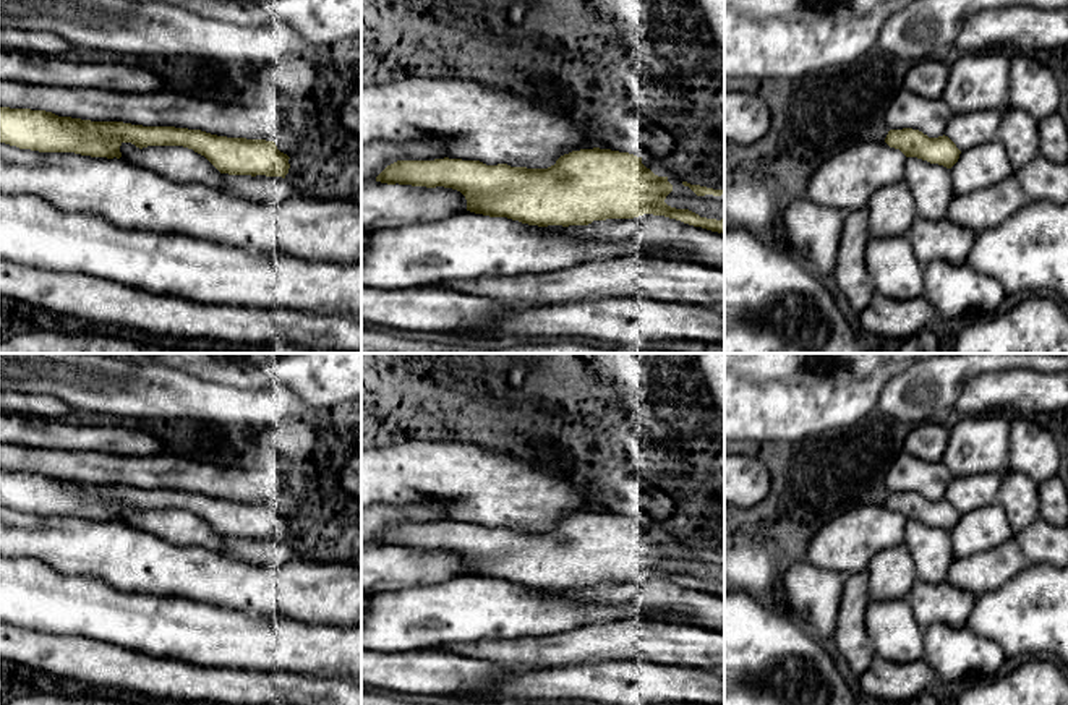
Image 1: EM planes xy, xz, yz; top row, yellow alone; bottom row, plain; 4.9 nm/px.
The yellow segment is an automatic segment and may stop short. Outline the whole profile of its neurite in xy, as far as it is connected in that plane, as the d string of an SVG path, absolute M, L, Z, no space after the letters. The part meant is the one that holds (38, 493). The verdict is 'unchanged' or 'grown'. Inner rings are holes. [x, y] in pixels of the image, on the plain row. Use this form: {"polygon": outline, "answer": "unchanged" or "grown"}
{"polygon": "M0 470L0 506L39 515L75 515L120 522L120 509L183 509L204 519L220 536L282 540L288 519L274 504L227 501L201 493L91 485L45 473Z", "answer": "unchanged"}

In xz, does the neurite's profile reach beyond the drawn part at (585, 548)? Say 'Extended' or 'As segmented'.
As segmented

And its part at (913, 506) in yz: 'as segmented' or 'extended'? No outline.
as segmented

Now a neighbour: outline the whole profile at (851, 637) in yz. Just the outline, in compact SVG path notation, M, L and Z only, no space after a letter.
M864 569L846 577L833 639L857 677L869 669L877 656L874 640L867 632L869 601L869 570Z

